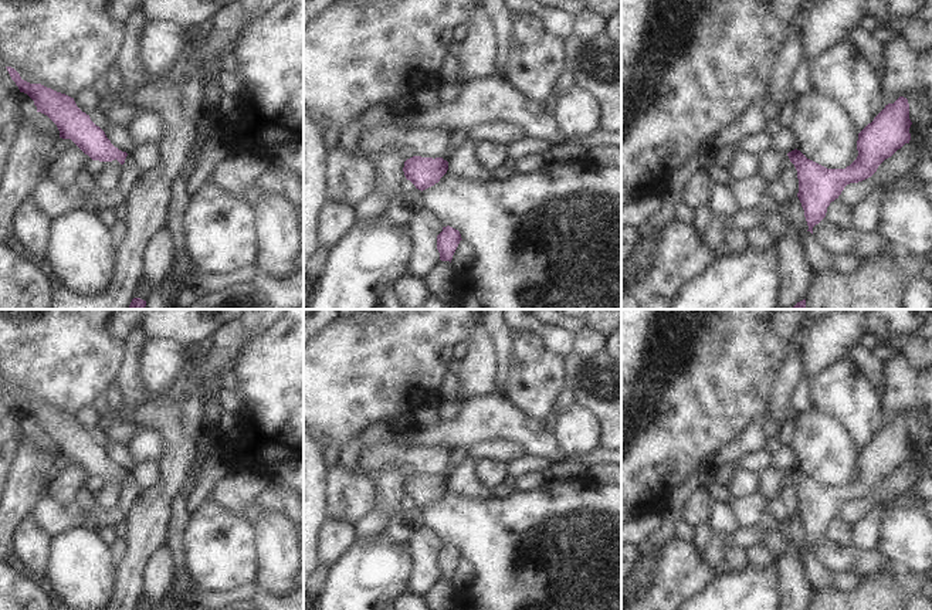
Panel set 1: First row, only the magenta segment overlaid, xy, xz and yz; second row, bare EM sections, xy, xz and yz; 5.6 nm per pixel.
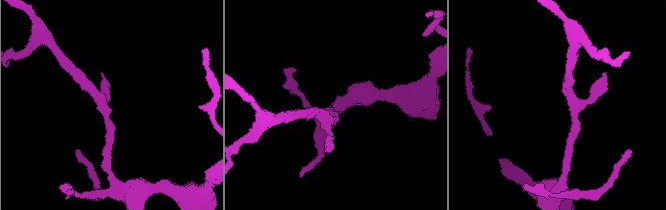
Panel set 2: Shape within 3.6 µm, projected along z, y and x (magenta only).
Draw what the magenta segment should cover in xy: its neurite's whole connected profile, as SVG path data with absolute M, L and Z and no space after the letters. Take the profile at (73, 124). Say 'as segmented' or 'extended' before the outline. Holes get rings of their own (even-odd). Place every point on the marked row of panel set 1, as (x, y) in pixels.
as segmented; M6 68L20 92L34 101L37 112L47 115L57 125L60 138L71 139L92 160L112 162L116 159L121 165L125 163L128 153L111 143L89 115L77 106L74 98L41 84L30 84L14 68Z

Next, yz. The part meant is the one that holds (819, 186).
as segmented; M899 96L868 123L857 140L857 159L845 169L827 169L794 149L787 153L797 170L797 197L804 210L809 230L819 224L831 201L838 199L844 187L871 177L878 166L911 140L912 122L908 99Z

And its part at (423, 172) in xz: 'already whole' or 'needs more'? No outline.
already whole

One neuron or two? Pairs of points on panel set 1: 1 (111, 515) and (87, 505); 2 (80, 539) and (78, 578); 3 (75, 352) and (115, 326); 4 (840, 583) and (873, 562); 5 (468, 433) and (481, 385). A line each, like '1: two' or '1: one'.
1: one
2: one
3: two
4: two
5: two

